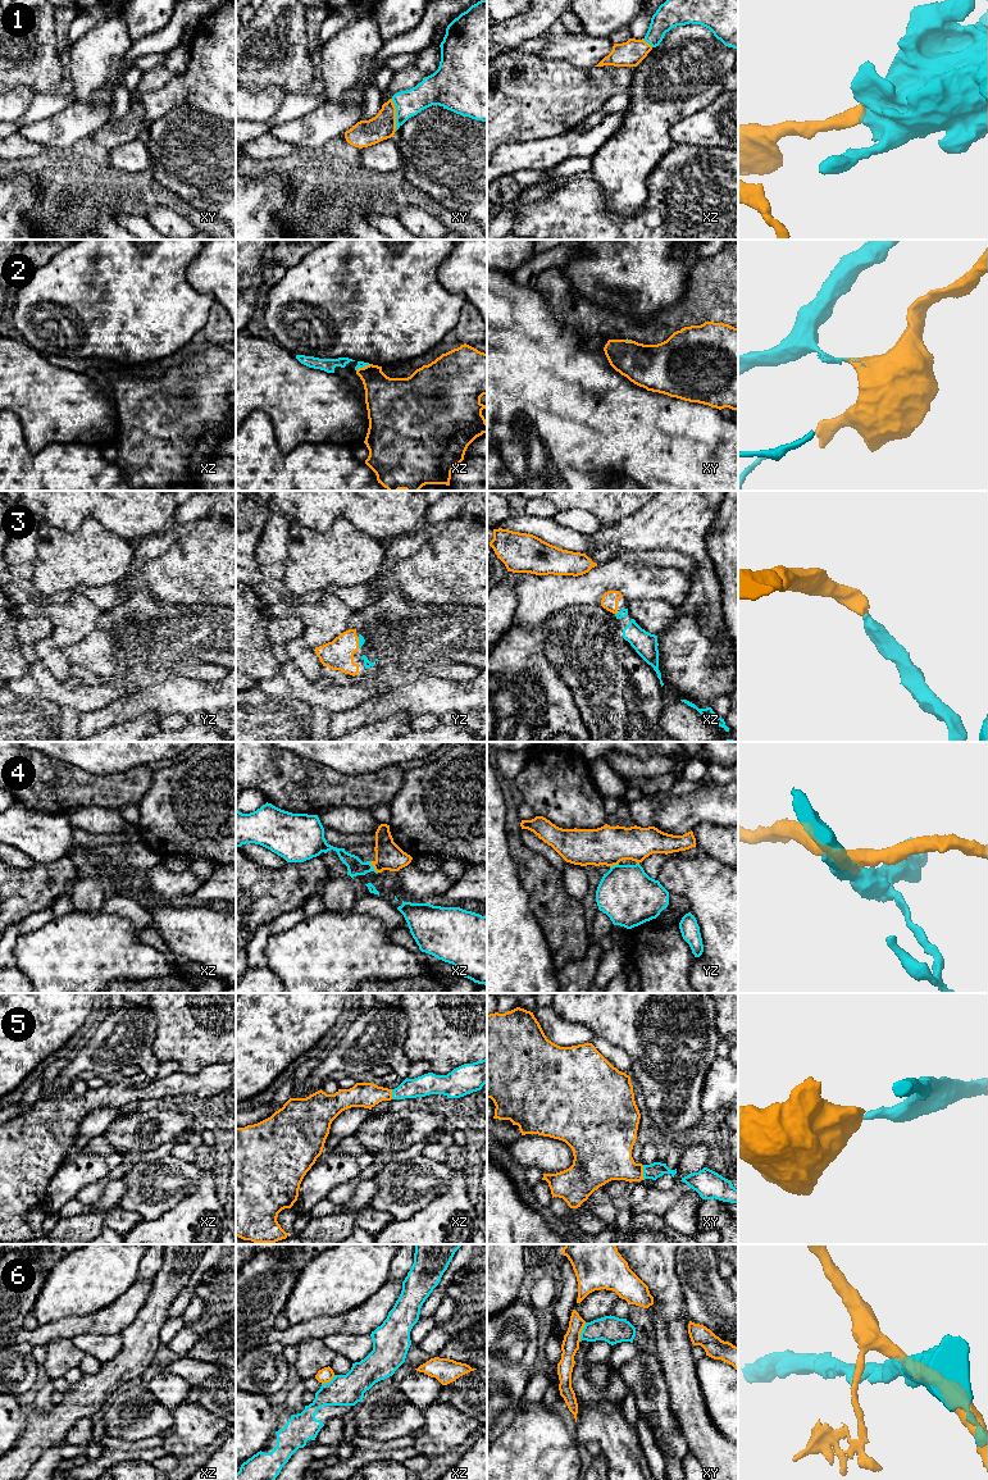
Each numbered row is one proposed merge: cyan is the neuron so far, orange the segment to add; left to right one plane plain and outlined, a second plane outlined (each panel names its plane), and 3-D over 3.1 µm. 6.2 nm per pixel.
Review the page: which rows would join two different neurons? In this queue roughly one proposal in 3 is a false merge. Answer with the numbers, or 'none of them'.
1, 2, 4, 6

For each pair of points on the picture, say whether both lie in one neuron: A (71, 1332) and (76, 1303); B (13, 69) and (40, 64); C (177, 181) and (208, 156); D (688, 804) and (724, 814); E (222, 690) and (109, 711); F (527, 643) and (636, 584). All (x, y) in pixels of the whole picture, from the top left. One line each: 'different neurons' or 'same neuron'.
A: different neurons
B: same neuron
C: same neuron
D: same neuron
E: same neuron
F: different neurons

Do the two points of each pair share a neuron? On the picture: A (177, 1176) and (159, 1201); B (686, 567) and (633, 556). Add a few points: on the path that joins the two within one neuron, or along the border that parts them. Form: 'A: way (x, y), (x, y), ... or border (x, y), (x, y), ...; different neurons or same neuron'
A: way (171, 1183), (159, 1194); same neuron
B: way (673, 559), (646, 556); same neuron

